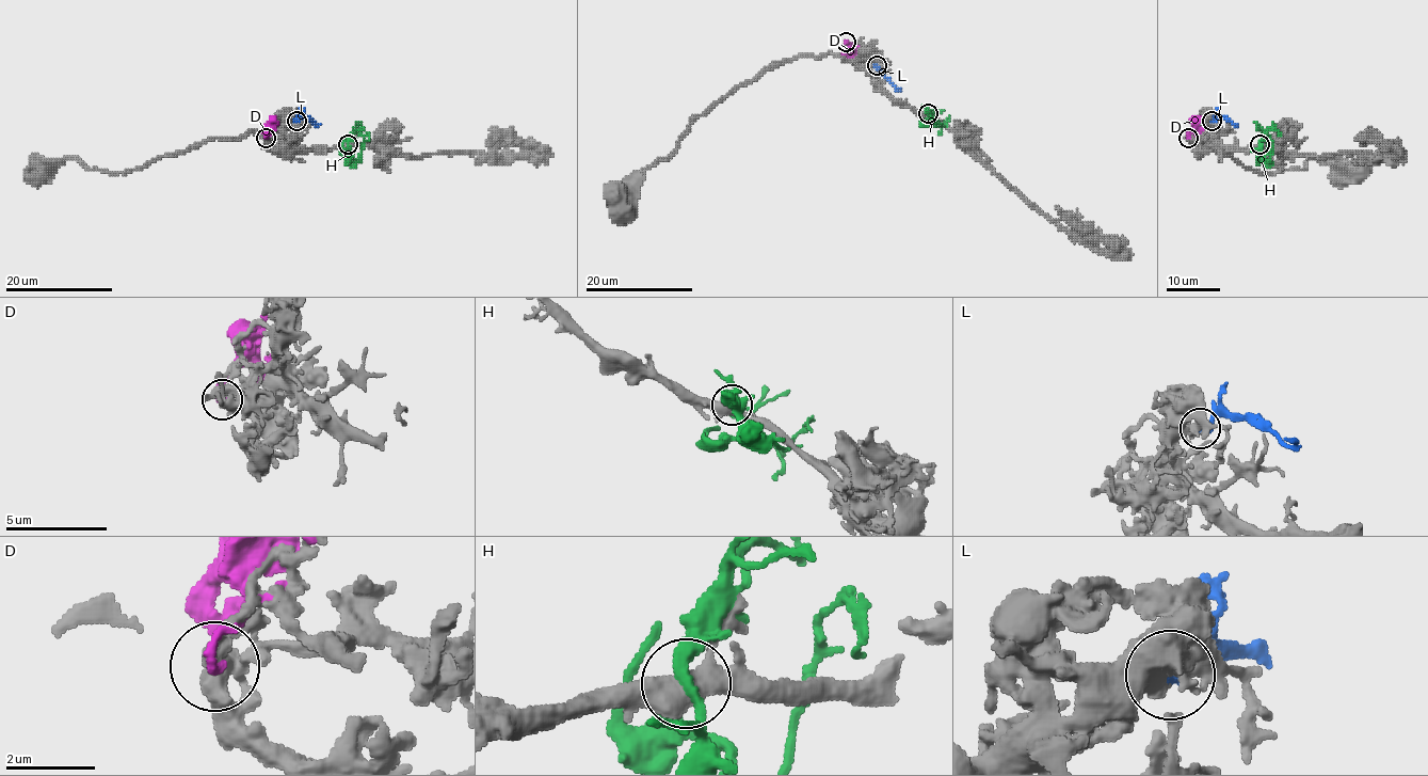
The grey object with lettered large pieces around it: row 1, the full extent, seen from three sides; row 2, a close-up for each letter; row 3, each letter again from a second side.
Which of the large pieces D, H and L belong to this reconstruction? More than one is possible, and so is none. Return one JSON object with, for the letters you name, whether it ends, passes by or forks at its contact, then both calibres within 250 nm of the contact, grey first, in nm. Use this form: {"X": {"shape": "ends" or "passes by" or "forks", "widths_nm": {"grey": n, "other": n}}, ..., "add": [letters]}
{"L": {"shape": "ends", "widths_nm": {"grey": 440, "other": 400}}, "add": ["L"]}

